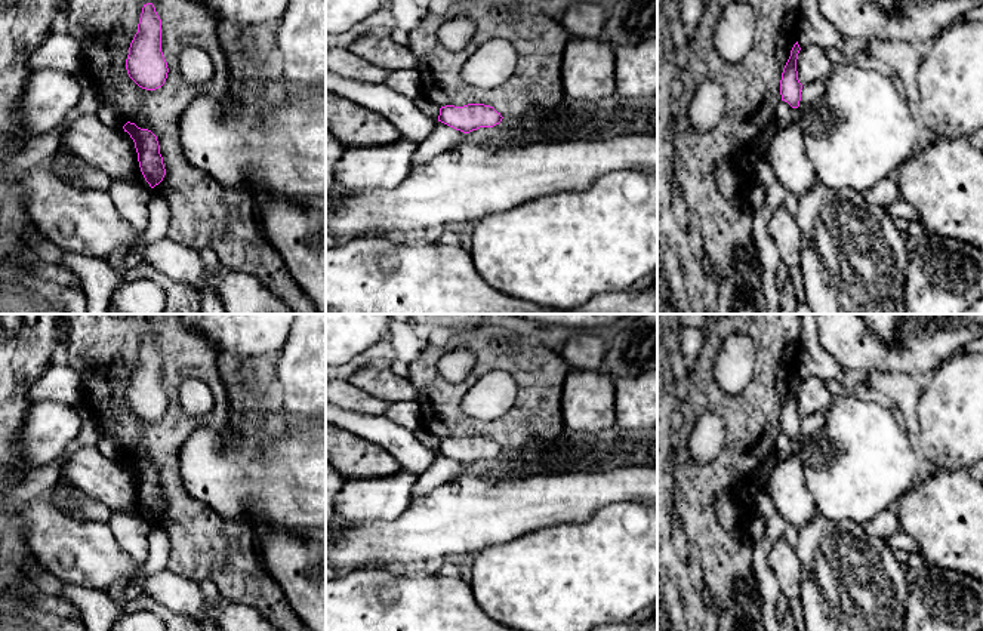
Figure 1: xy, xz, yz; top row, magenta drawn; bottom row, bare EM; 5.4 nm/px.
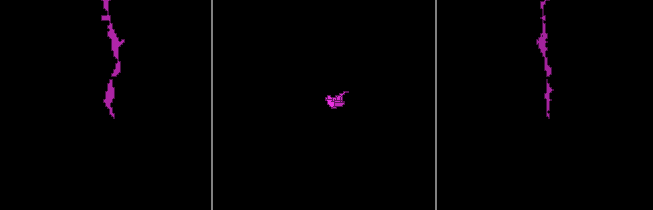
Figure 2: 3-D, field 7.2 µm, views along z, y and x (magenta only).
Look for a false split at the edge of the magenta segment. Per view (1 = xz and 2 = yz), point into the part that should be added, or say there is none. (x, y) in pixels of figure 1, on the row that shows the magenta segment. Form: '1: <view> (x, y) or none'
1: none
2: none

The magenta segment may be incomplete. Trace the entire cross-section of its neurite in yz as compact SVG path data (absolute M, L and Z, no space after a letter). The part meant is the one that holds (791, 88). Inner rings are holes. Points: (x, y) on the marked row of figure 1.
M796 41L791 50L791 56L783 68L780 80L782 101L788 102L792 108L798 108L801 101L802 84L798 80L798 71L796 71L796 59L799 50L801 47Z

